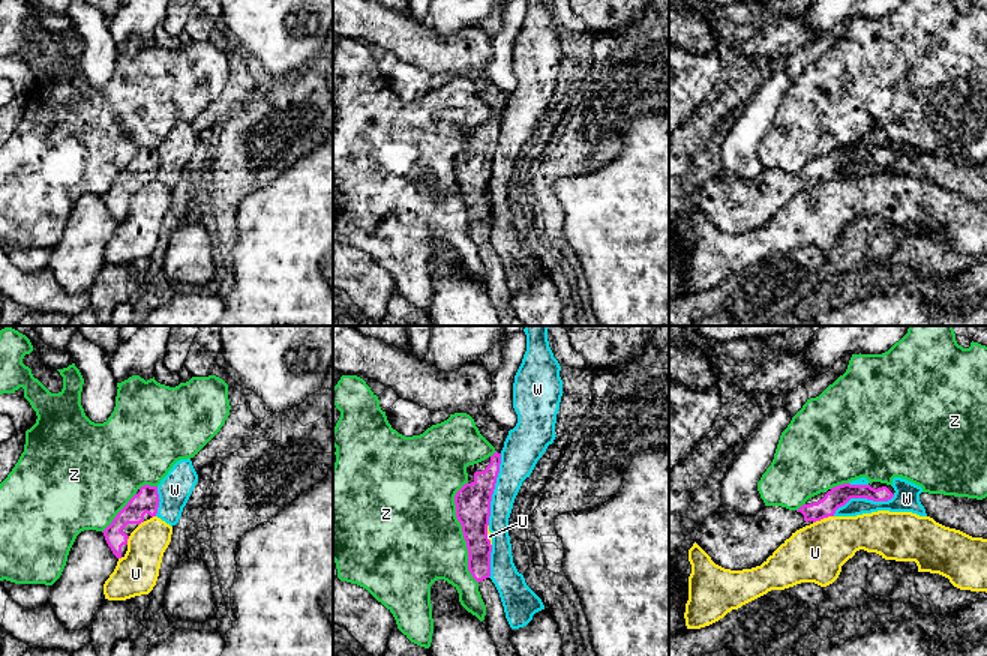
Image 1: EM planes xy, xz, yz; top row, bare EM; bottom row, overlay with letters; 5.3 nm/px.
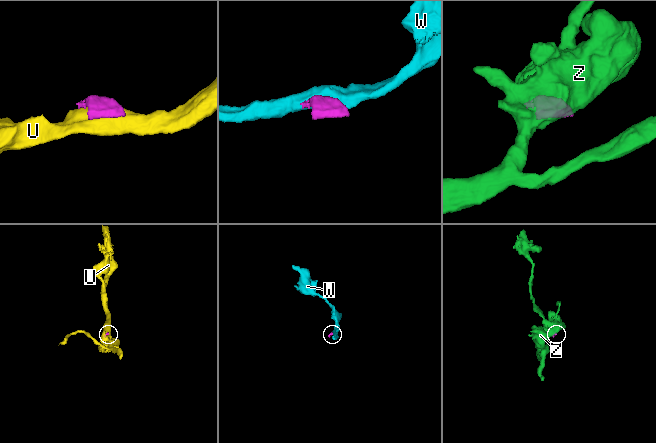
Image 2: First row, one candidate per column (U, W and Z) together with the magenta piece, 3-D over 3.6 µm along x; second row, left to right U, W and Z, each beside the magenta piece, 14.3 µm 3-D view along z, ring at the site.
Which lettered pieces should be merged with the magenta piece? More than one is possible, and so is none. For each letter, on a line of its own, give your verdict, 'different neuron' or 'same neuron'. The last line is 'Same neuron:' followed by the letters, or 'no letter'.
U: different neuron
W: different neuron
Z: different neuron
Same neuron: no letter

